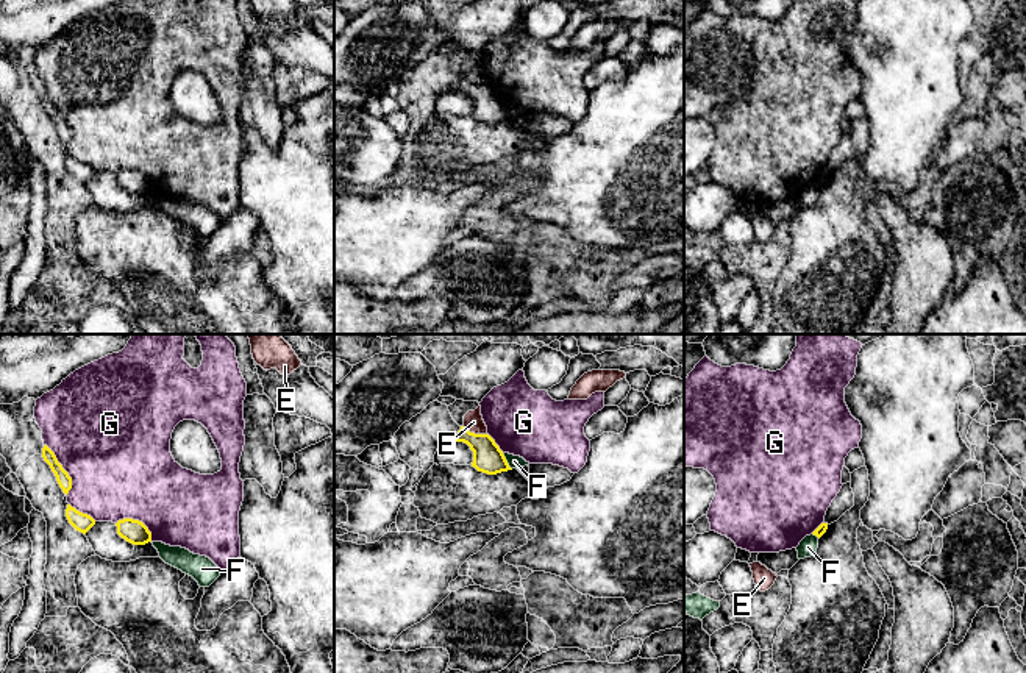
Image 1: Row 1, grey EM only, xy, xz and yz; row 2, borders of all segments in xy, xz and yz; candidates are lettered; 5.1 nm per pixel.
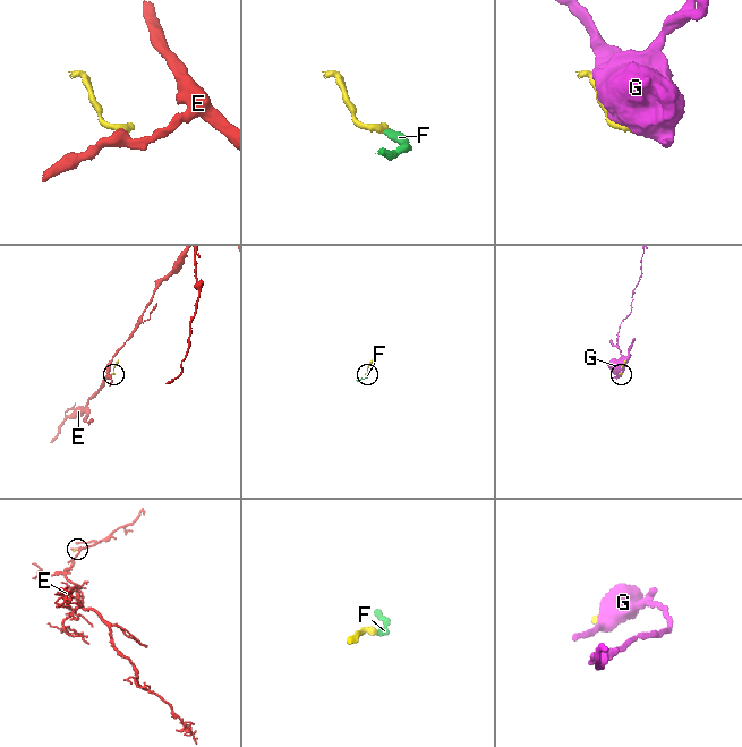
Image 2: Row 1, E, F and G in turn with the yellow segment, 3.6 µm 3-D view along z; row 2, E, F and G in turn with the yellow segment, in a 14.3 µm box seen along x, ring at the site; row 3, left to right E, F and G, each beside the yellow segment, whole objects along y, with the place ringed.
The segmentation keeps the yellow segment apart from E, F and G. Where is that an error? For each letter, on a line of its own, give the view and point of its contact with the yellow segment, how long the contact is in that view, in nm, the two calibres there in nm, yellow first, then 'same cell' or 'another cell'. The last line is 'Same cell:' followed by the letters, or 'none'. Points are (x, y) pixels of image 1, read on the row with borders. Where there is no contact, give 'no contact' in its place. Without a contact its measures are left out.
E: meets yellow in xz at (473, 433); contact 130 nm long; 160 nm thick on the yellow side, 100 nm on the other; another cell
F: meets yellow in xz at (506, 461); contact 100 nm long; 160 nm thick on the yellow side, 60 nm on the other; another cell
G: meets yellow in xy at (64, 470); contact 300 nm long; 70 nm thick on the yellow side, 500 nm on the other; another cell
Same cell: none

